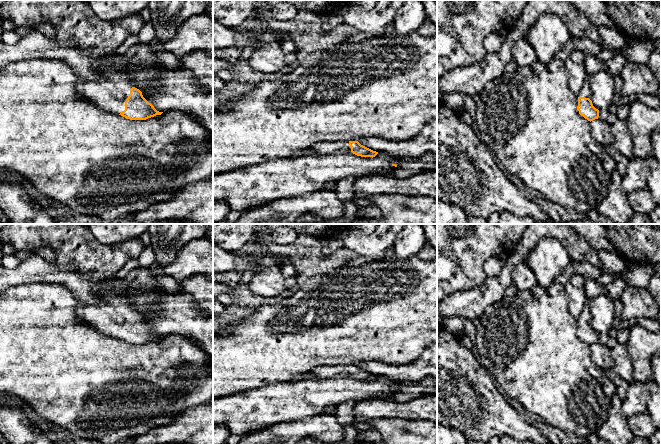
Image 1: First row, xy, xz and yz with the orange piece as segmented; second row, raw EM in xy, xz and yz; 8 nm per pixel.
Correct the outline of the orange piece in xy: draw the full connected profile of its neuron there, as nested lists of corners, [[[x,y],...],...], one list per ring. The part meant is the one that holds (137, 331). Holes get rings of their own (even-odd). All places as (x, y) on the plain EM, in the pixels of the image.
[[[124,298],[102,299],[94,304],[82,303],[78,315],[104,334],[130,344],[146,344],[163,337],[157,335]]]

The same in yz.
[[[587,299],[585,306],[580,314],[580,317],[578,318],[577,335],[581,340],[591,346],[595,343],[598,343],[599,334],[596,333],[592,328],[592,315],[590,313],[588,302],[589,299]]]

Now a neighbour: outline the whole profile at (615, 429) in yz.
[[[615,393],[612,396],[608,418],[594,438],[606,439],[611,444],[629,444],[634,435],[628,426],[627,417],[622,414],[621,408],[622,400]]]

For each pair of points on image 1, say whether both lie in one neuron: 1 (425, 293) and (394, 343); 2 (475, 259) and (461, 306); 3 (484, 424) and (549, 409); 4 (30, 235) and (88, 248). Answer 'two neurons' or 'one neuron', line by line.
1: one neuron
2: two neurons
3: two neurons
4: one neuron

